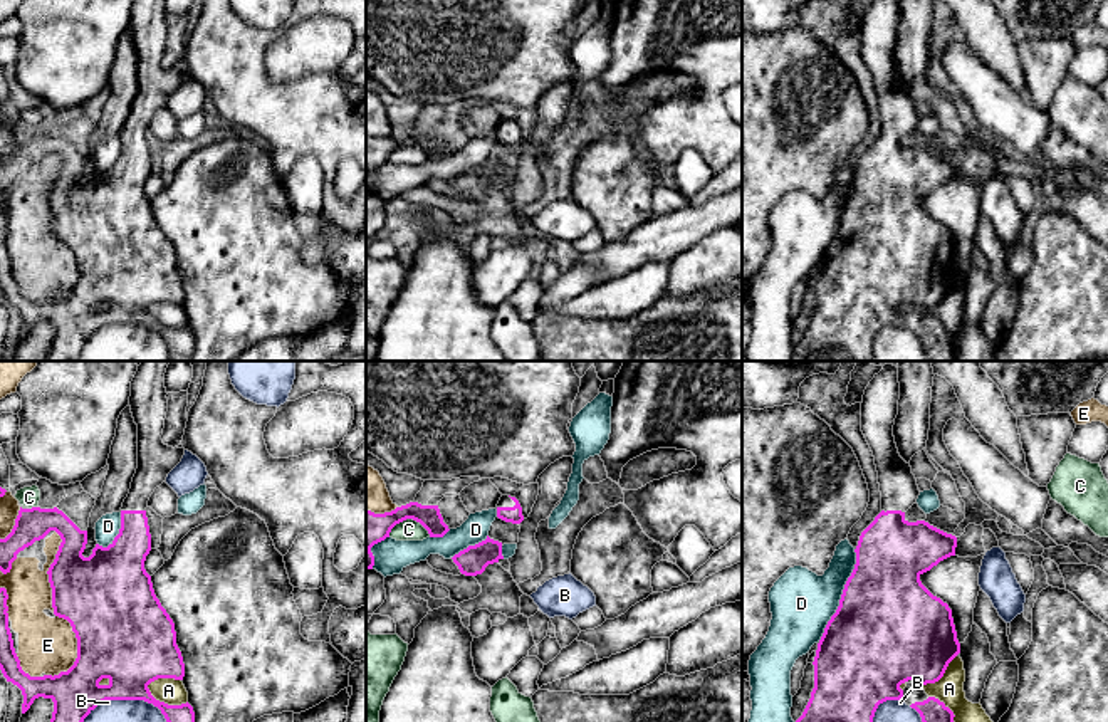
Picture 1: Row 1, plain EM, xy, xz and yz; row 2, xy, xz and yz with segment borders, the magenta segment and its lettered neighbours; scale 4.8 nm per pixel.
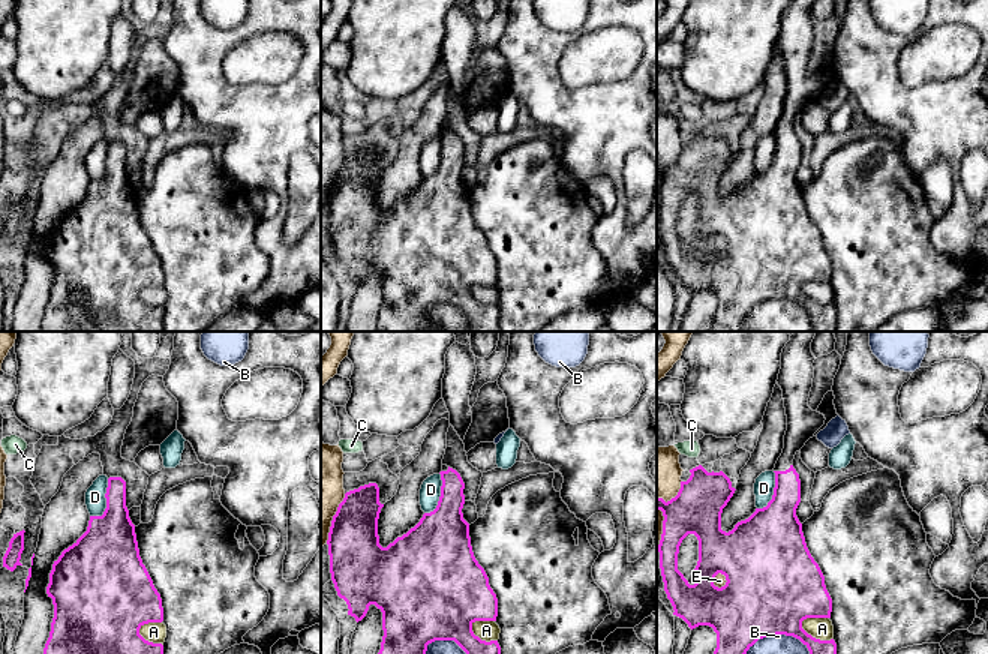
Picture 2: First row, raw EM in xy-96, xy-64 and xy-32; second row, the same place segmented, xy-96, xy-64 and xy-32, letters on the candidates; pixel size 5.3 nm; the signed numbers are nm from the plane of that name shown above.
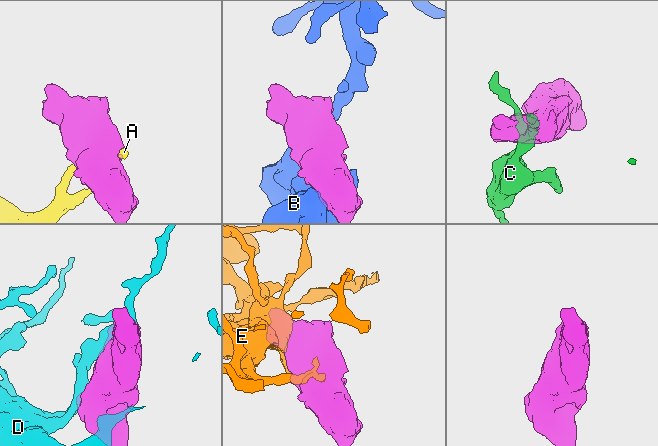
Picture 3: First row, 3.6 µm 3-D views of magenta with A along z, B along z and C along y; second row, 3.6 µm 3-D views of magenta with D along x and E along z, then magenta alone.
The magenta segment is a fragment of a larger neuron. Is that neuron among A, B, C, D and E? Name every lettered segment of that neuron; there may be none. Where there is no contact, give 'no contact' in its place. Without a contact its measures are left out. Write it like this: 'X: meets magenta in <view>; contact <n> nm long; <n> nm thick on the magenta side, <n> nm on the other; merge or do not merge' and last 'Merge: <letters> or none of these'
A: meets magenta in xy; contact 220 nm long; 280 nm thick on the magenta side, 120 nm on the other; do not merge
B: meets magenta in xy; contact 440 nm long; 380 nm thick on the magenta side, 360 nm on the other; do not merge
C: meets magenta in xz; contact 200 nm long; 160 nm thick on the magenta side, 100 nm on the other; do not merge
D: meets magenta in yz; contact 480 nm long; 480 nm thick on the magenta side, 300 nm on the other; do not merge
E: meets magenta in xy; contact 300 nm long; 460 nm thick on the magenta side, 280 nm on the other; do not merge
Merge: none of these

